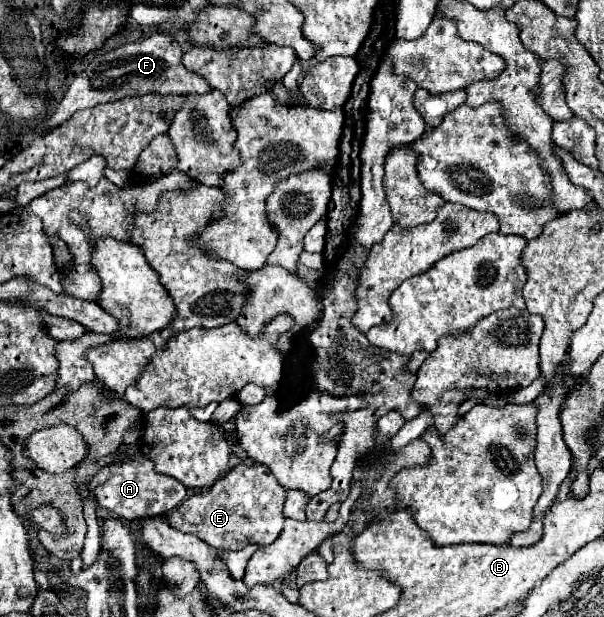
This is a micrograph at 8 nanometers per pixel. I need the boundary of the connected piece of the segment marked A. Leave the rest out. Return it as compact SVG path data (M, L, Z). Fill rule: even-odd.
M135 453L127 459L121 459L121 465L111 467L109 479L95 487L97 503L103 509L115 513L117 517L125 517L129 521L167 513L173 507L177 507L185 499L185 495L187 495L187 489L183 483L179 483L177 479L171 479L169 475L157 473L153 467L153 461L141 453Z

